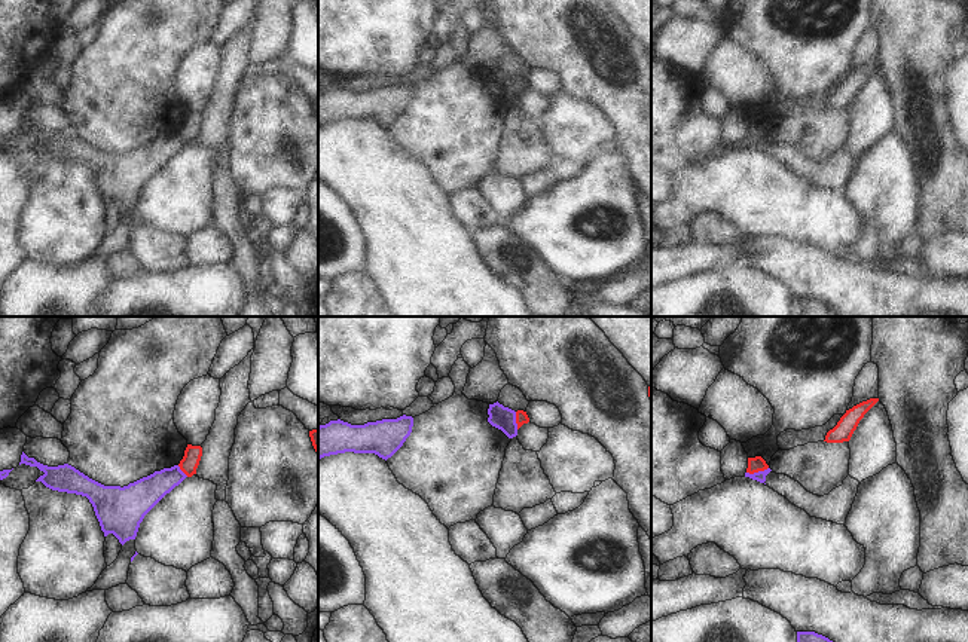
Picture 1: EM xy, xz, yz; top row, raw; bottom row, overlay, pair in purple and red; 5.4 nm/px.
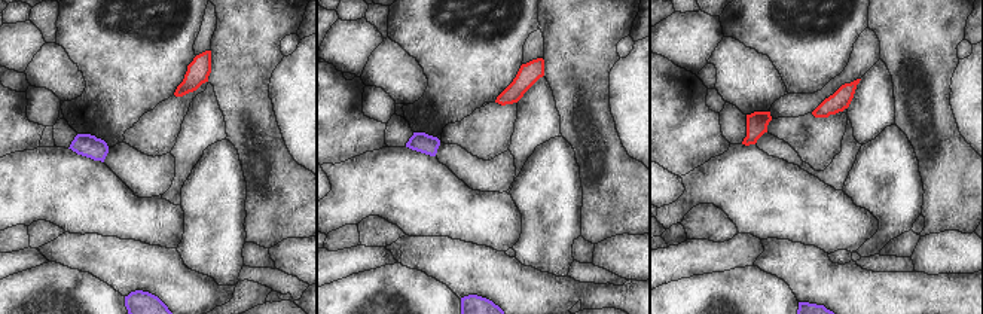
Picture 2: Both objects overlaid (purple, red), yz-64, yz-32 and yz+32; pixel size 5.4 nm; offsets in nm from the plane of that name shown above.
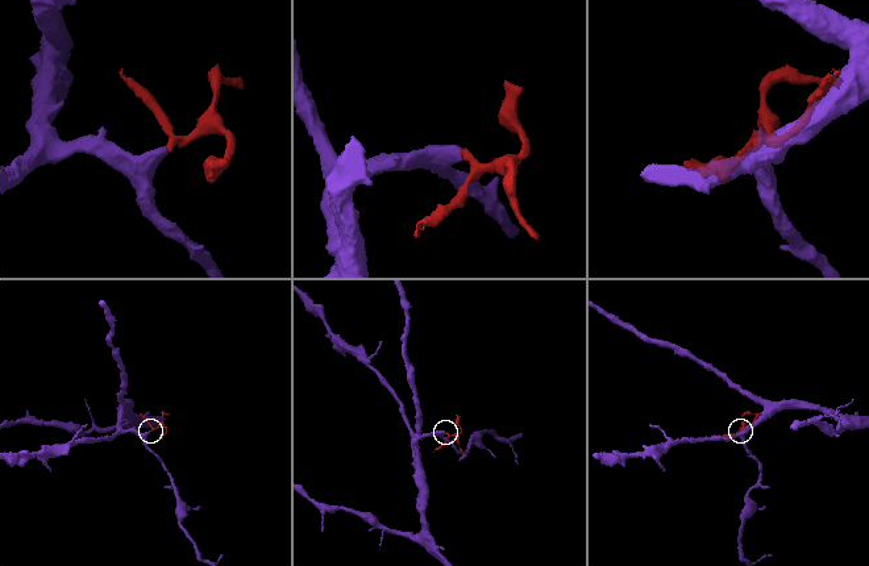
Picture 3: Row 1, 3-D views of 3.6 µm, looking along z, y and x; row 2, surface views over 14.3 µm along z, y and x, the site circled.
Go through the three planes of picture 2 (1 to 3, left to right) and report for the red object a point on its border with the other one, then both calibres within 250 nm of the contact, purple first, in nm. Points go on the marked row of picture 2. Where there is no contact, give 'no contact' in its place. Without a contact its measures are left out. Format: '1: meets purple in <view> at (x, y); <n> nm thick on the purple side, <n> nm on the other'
1: no contact
2: no contact
3: no contact

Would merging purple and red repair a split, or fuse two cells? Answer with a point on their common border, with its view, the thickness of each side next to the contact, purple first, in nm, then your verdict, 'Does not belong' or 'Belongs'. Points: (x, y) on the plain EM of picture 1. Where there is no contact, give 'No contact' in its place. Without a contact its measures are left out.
Touches purple at yz (759, 138). Thickness 60 nm (purple) against 80 nm. Does not belong.

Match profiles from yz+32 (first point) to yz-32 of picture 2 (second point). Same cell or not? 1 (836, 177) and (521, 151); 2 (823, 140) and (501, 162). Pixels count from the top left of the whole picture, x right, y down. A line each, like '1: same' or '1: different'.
1: different
2: different

